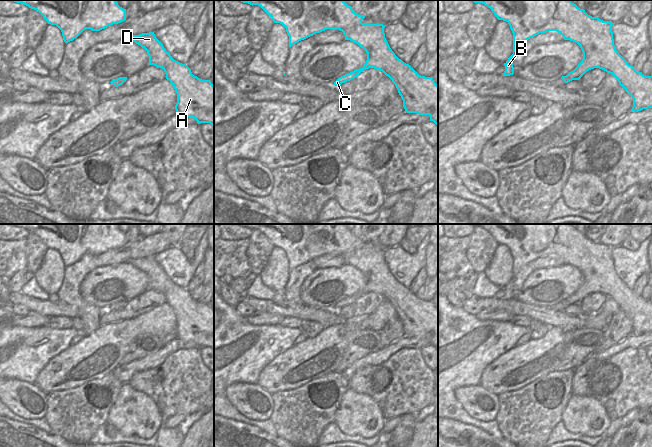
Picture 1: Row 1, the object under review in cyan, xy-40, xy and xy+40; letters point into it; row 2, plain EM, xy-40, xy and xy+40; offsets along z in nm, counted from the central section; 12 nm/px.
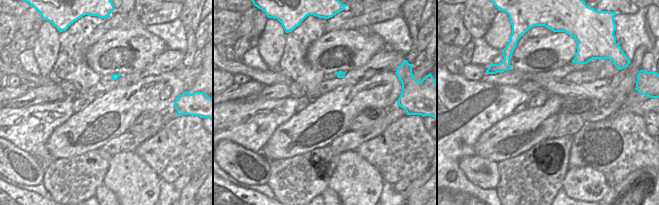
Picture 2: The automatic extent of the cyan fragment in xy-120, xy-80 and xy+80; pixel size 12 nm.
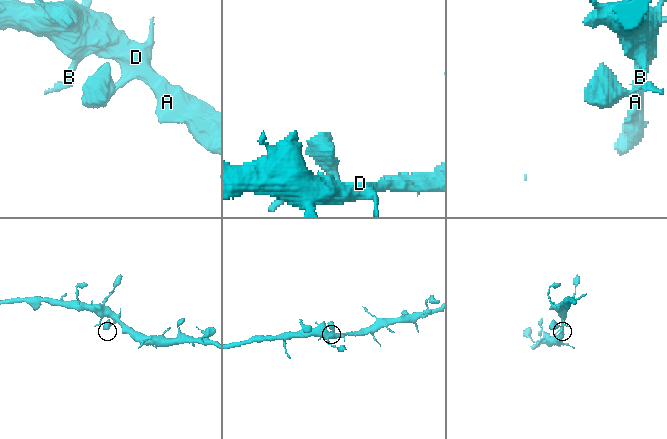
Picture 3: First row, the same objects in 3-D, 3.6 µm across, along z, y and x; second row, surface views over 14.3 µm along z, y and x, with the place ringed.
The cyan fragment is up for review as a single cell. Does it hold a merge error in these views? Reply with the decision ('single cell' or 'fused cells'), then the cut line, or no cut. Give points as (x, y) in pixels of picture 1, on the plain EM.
single cell; cut none

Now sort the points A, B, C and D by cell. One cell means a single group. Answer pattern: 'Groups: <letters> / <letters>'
Groups: A B C D.

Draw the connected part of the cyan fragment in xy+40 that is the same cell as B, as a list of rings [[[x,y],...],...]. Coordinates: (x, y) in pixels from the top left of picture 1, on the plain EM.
[[[471,224],[471,225],[473,225],[474,227],[482,227],[485,230],[487,230],[488,232],[490,232],[498,244],[506,245],[509,248],[510,253],[513,257],[513,278],[504,287],[505,295],[502,300],[510,300],[510,299],[514,298],[514,291],[513,291],[514,276],[519,272],[519,270],[524,265],[526,265],[530,262],[533,262],[534,260],[536,260],[540,257],[546,257],[548,255],[557,255],[558,257],[560,257],[563,260],[564,264],[570,264],[570,265],[577,267],[583,276],[583,283],[578,288],[578,290],[573,295],[569,296],[566,300],[561,301],[561,303],[565,307],[568,307],[572,304],[579,304],[587,295],[594,293],[594,292],[599,292],[599,293],[606,295],[607,297],[612,298],[618,304],[619,309],[622,310],[626,314],[626,316],[633,322],[633,331],[632,331],[631,335],[641,335],[643,333],[652,332],[652,300],[645,300],[642,298],[642,296],[637,296],[633,292],[633,290],[629,289],[628,286],[618,277],[618,275],[616,274],[615,269],[614,269],[613,256],[611,254],[612,250],[615,247],[611,247],[609,245],[603,245],[603,244],[599,243],[598,241],[592,241],[592,240],[588,239],[584,233],[578,232],[577,229],[572,227],[570,224]]]

